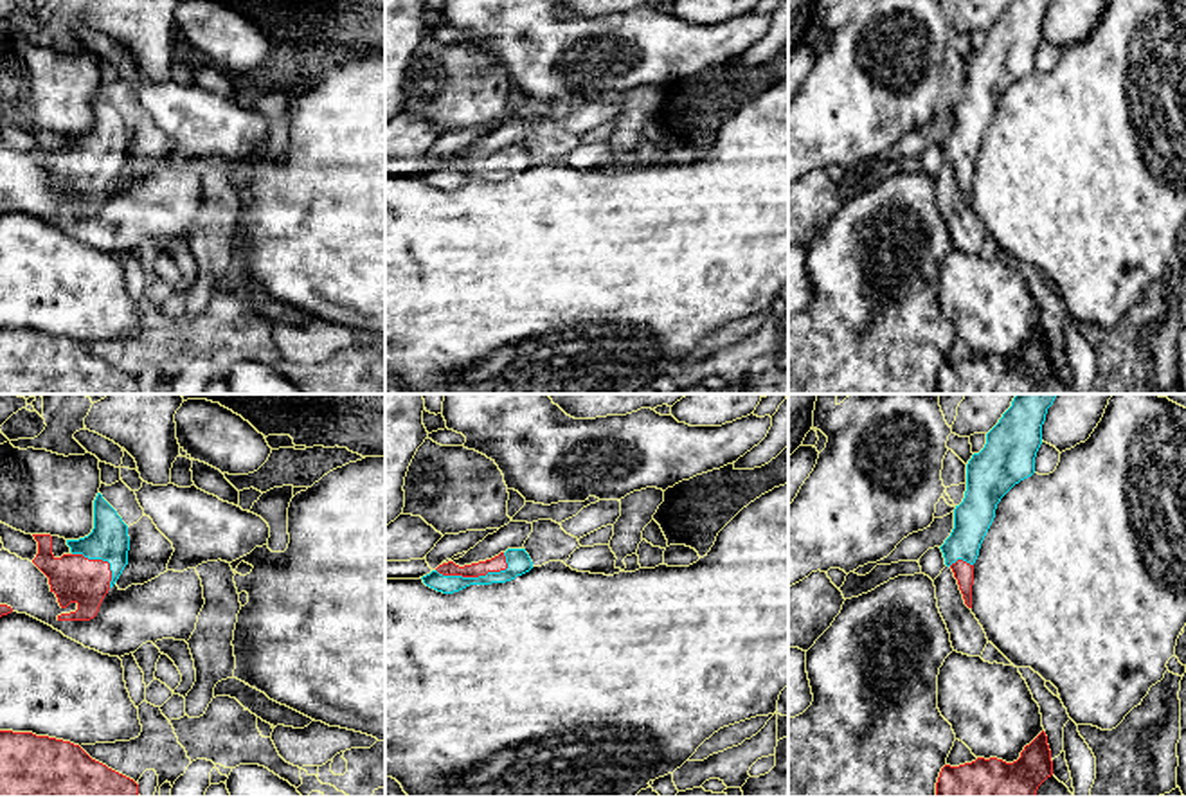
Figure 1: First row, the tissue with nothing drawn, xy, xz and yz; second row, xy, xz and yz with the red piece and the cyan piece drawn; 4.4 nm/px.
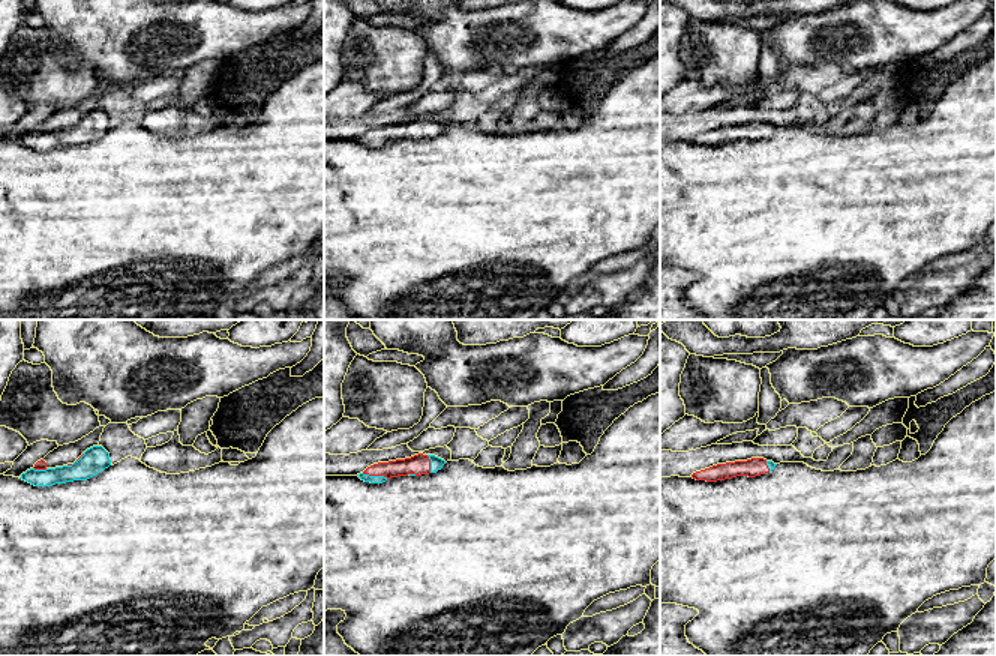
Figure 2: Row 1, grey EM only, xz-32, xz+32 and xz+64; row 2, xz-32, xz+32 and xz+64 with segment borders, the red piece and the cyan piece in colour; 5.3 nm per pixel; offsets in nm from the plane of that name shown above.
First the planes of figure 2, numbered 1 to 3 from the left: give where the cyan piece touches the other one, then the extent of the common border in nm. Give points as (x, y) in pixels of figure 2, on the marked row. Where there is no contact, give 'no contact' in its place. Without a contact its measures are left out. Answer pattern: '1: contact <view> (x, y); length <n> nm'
1: contact xz-32 (41, 469); length 80 nm
2: contact xz+32 (375, 475); length 150 nm
3: contact xz+64 (767, 466); length 60 nm

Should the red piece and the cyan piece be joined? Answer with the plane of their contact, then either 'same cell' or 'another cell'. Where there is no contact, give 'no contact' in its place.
xz | same cell

